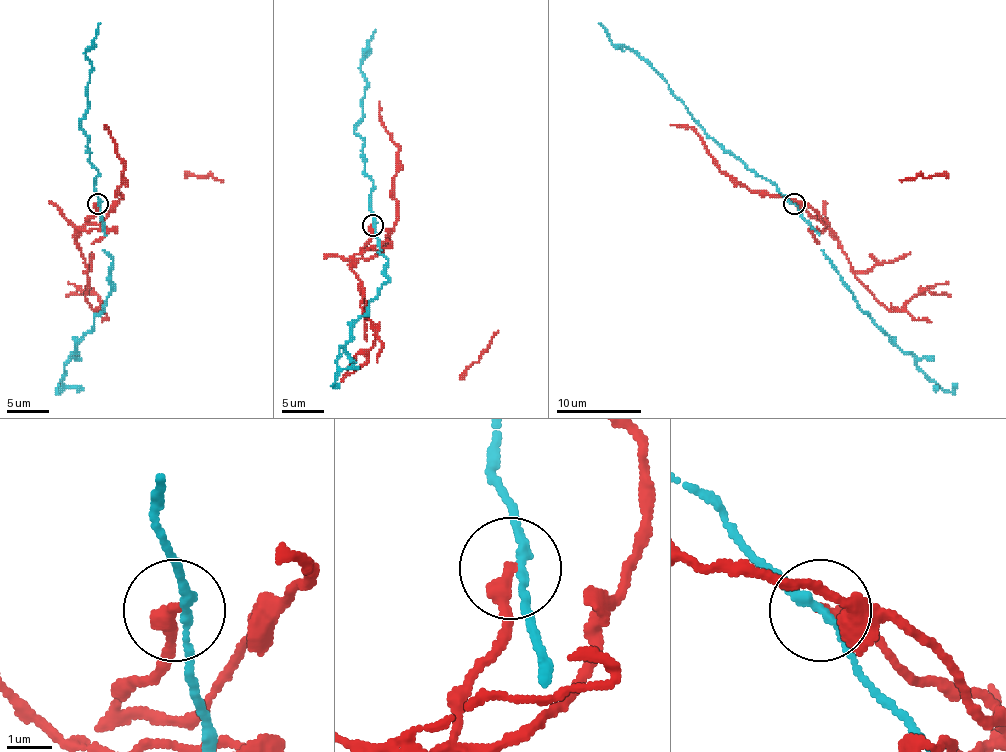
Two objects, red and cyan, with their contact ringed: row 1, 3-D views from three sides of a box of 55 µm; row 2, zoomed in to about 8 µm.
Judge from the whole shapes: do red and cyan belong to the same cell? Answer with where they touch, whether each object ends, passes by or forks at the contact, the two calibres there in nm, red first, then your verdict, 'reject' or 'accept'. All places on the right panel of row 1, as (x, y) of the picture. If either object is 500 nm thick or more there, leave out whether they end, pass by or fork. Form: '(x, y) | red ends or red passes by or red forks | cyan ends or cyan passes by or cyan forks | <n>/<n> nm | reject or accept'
(794, 204) | red ends | cyan passes by | 360/180 nm | reject

